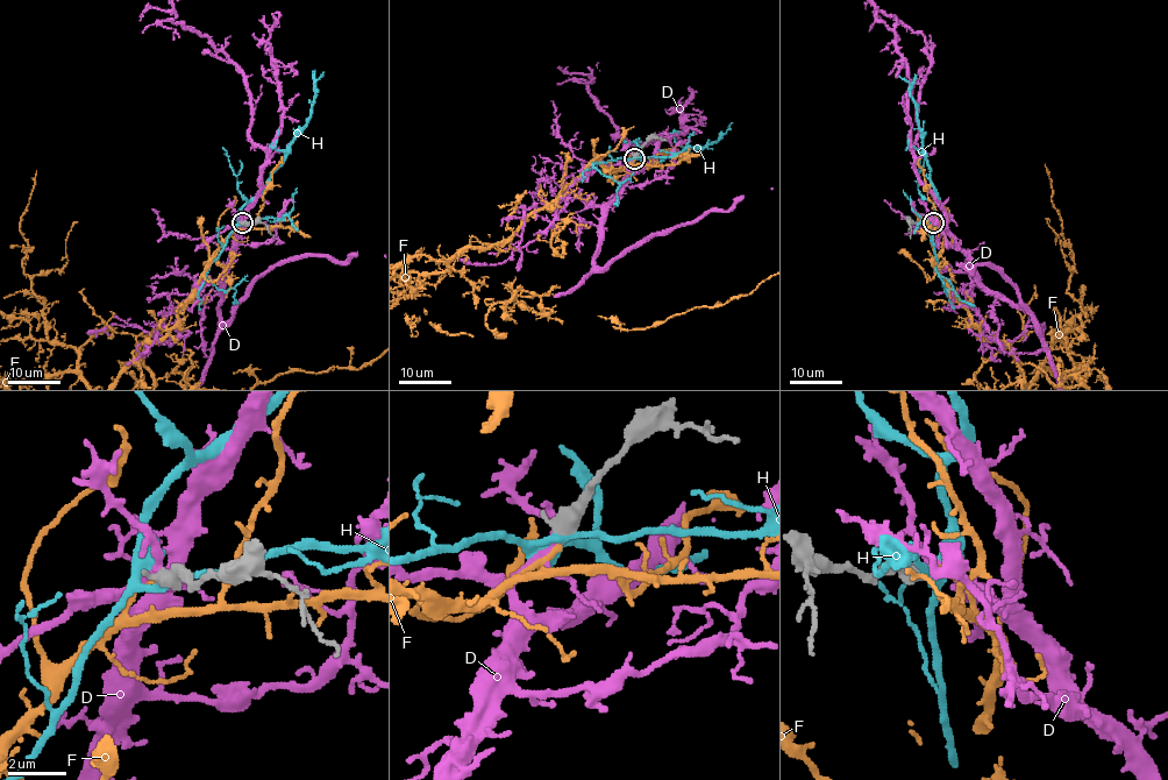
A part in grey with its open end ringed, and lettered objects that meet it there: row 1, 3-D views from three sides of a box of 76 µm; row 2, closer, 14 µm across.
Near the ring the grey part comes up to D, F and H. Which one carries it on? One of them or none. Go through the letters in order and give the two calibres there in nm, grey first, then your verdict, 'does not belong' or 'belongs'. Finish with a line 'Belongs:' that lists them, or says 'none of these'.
D: 600 nm thick on the grey side, 190 nm on the other; does not belong
F: 550 nm thick on the grey side, 130 nm on the other; belongs
H: 650 nm thick on the grey side, 240 nm on the other; does not belong
Belongs: F

